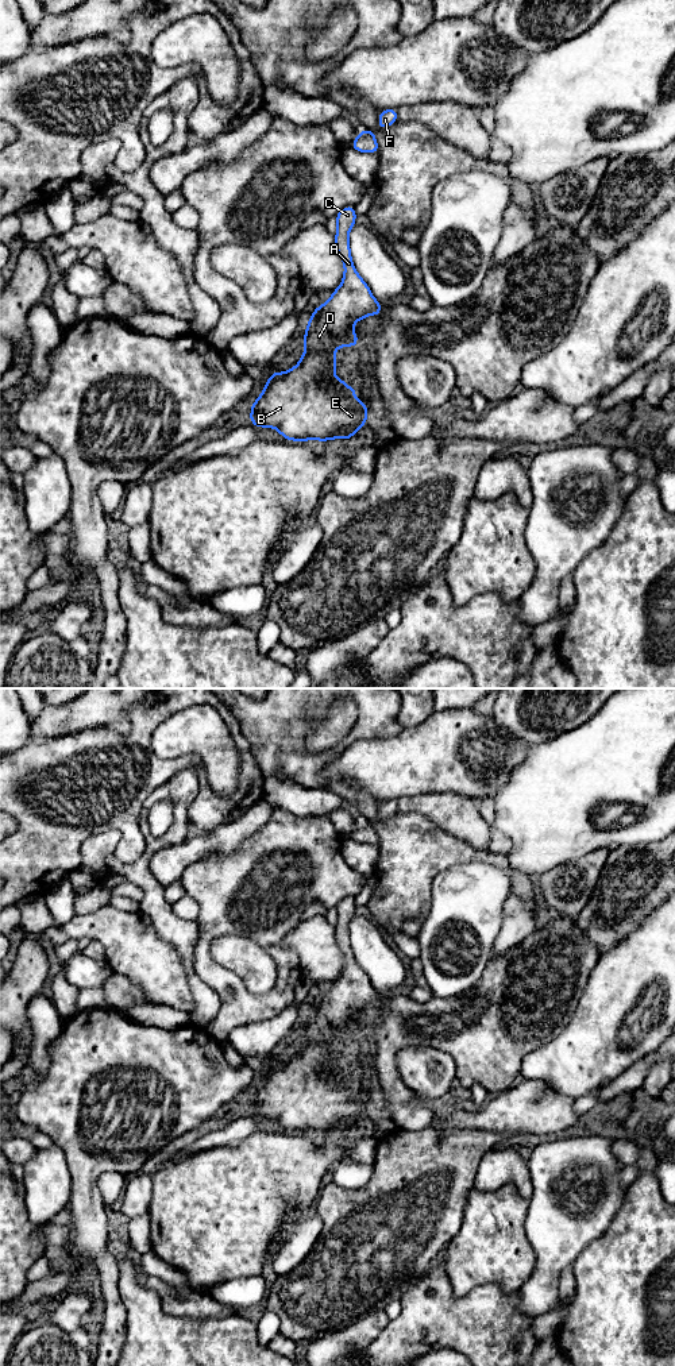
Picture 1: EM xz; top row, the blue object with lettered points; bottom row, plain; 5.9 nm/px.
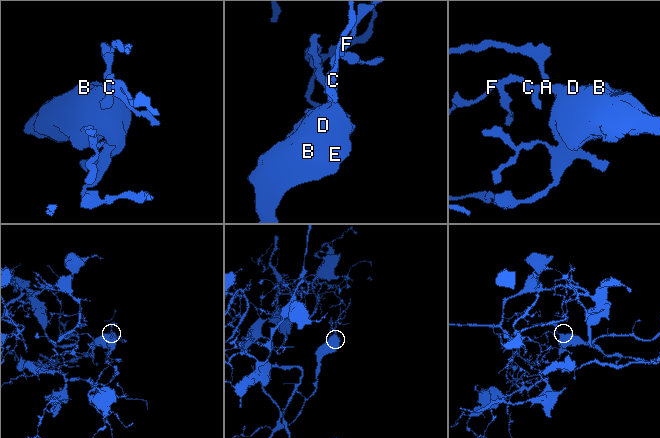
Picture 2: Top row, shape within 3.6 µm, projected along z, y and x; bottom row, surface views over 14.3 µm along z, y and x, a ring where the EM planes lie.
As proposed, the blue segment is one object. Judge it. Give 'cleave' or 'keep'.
keep

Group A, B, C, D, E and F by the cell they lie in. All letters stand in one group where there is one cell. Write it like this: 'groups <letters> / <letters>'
groups A B C D E F

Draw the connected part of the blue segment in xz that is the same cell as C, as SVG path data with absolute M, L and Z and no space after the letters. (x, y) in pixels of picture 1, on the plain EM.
M346 898L336 906L338 923L335 937L344 954L342 976L333 981L332 988L316 999L310 1006L306 1023L304 1024L305 1043L298 1056L286 1064L271 1064L263 1084L251 1095L250 1112L258 1119L275 1119L286 1131L308 1132L316 1130L327 1132L344 1130L346 1132L366 1116L369 1097L355 1091L356 1077L350 1080L339 1070L333 1061L338 1056L333 1042L348 1037L358 1037L358 1026L352 1016L374 1006L381 1004L381 995L371 987L367 975L356 964L348 935L350 921L355 917L355 899Z

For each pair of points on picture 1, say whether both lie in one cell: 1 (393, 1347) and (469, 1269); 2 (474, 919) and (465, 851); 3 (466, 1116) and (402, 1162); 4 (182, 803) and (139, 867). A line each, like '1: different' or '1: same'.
1: different
2: different
3: different
4: same

